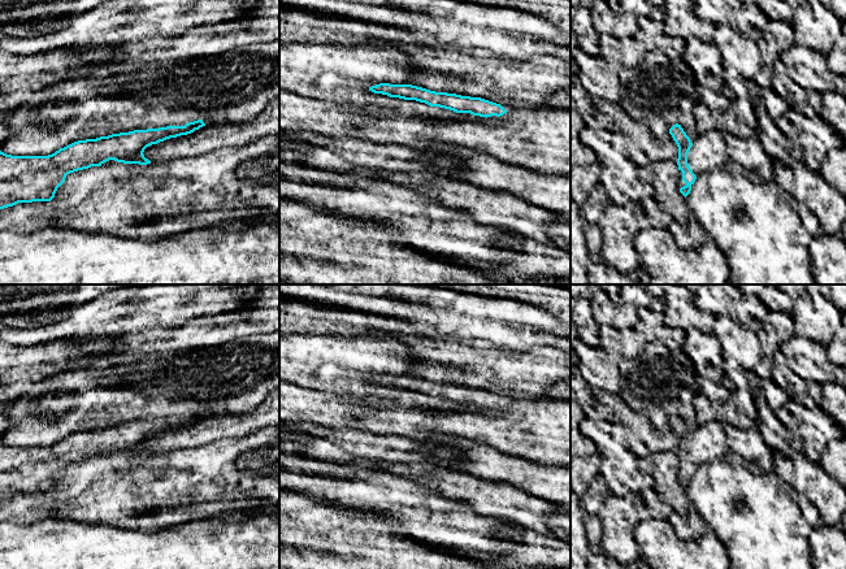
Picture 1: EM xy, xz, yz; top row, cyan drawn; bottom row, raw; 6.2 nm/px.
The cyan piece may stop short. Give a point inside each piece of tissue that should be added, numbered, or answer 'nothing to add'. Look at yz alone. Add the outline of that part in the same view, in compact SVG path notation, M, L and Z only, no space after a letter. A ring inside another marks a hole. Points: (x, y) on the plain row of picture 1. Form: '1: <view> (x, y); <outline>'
1: yz (708, 442); M711 421L690 429L693 436L687 444L687 455L695 468L730 452L724 424Z

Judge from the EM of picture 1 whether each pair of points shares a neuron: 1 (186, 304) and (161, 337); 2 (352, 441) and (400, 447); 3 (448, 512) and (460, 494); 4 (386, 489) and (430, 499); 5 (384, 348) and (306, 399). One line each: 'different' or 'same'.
1: different
2: same
3: different
4: same
5: different

